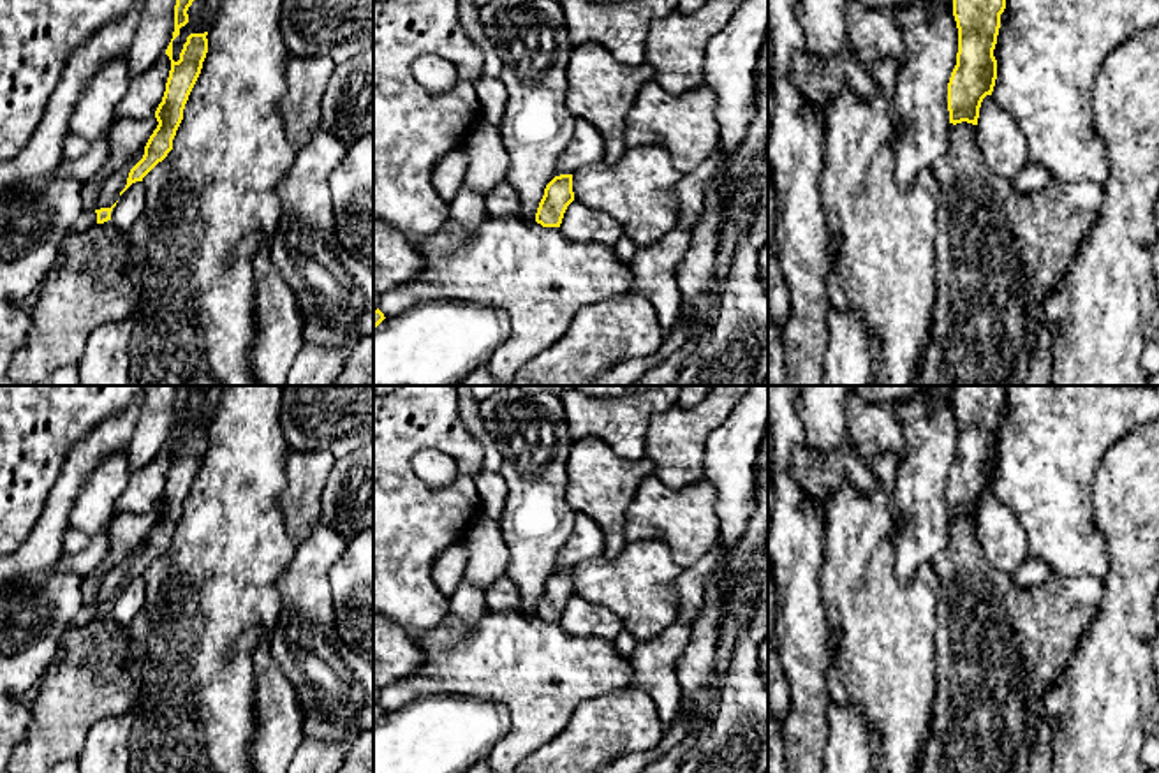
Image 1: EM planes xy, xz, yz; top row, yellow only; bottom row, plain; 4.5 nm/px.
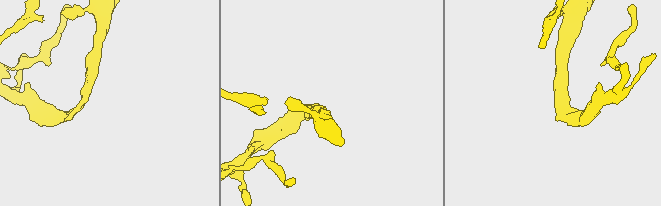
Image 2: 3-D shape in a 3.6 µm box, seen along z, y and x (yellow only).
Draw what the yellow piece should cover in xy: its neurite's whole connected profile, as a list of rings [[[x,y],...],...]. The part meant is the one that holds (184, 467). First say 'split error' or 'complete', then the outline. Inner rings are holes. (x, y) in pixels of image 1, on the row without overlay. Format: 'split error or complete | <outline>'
complete | [[[176,386],[174,426],[173,426],[173,433],[171,433],[169,440],[167,440],[167,444],[166,444],[166,449],[167,449],[169,454],[171,454],[171,465],[169,465],[169,472],[167,472],[167,477],[166,477],[166,486],[164,486],[162,497],[159,498],[159,502],[157,502],[157,505],[155,505],[155,512],[157,512],[159,519],[157,519],[157,523],[153,525],[153,528],[150,530],[150,534],[148,534],[148,537],[146,537],[146,541],[144,541],[144,549],[143,549],[143,553],[130,563],[129,572],[127,572],[127,579],[125,579],[125,583],[120,586],[120,590],[122,590],[132,578],[143,576],[143,572],[144,572],[159,556],[162,556],[162,555],[167,551],[167,548],[173,544],[173,534],[174,534],[176,525],[178,525],[178,521],[180,521],[180,518],[181,518],[181,514],[183,514],[185,498],[187,498],[187,495],[188,495],[188,490],[190,490],[190,486],[192,486],[192,482],[194,482],[194,479],[196,479],[199,468],[201,468],[203,456],[204,456],[206,447],[208,447],[208,433],[206,433],[208,426],[204,426],[204,428],[190,428],[190,430],[187,431],[187,437],[183,438],[183,444],[181,444],[181,447],[180,447],[180,454],[178,454],[178,456],[173,454],[173,435],[180,430],[180,423],[188,417],[188,409],[187,409],[187,405],[188,405],[188,401],[192,400],[192,396],[194,396],[196,393],[206,389],[206,387],[208,387],[208,386]]]

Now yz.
complete | [[[953,386],[958,423],[956,460],[948,477],[949,518],[978,519],[979,502],[997,474],[993,444],[1006,403],[1004,386]]]

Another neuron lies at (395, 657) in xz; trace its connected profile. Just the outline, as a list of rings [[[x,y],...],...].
[[[373,616],[373,687],[403,680],[424,662],[423,650],[386,616]]]

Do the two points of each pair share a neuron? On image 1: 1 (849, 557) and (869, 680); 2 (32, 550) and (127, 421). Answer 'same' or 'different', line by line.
1: same
2: same

